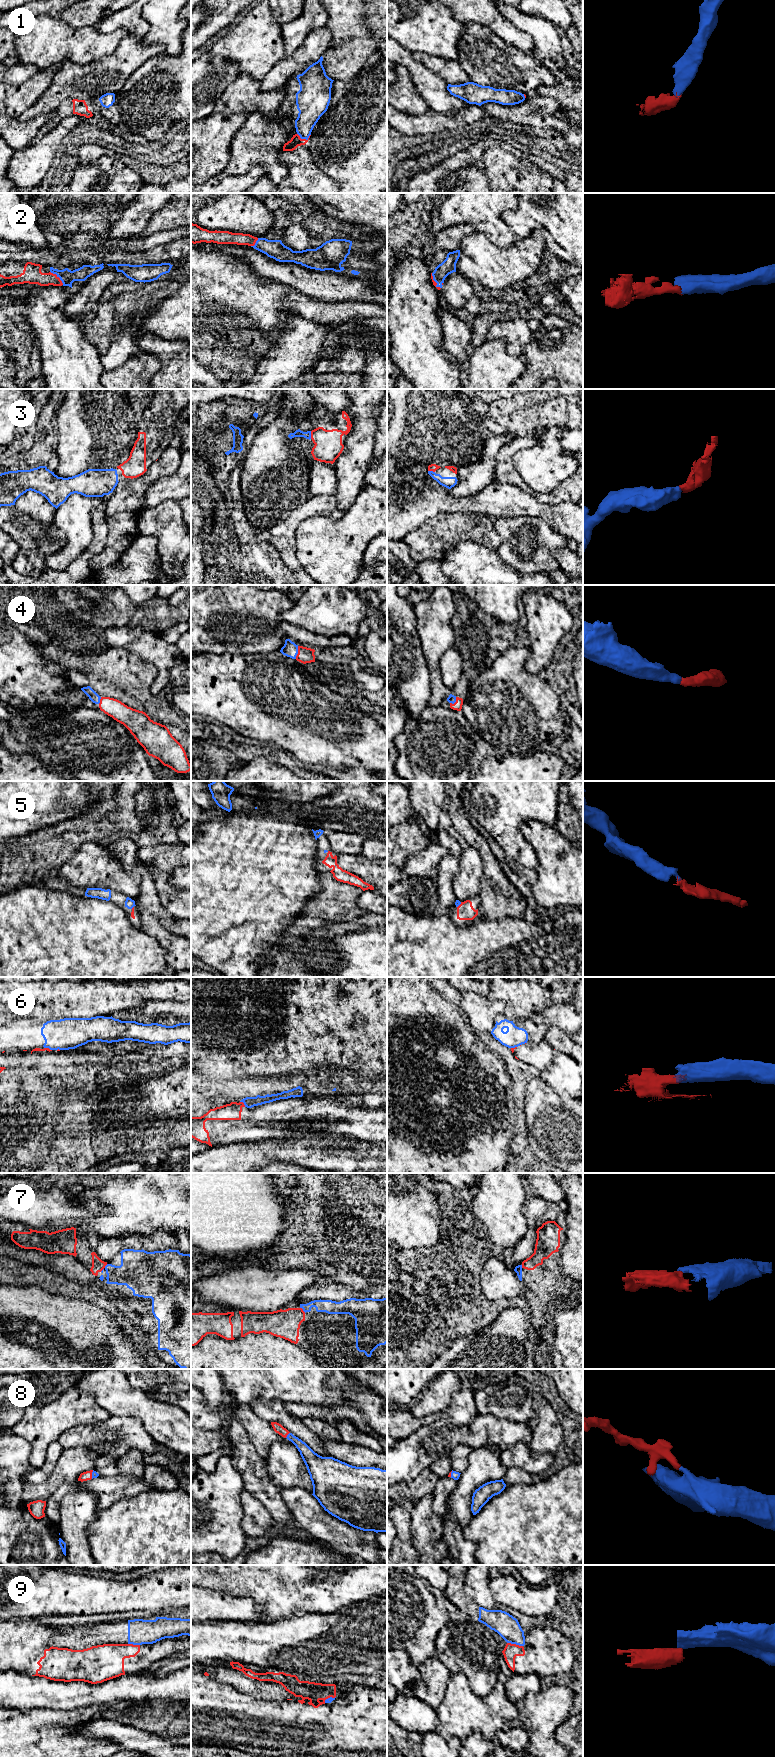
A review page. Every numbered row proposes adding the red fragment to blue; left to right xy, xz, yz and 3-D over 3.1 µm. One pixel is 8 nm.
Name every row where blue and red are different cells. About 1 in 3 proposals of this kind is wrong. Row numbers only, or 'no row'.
6, 9

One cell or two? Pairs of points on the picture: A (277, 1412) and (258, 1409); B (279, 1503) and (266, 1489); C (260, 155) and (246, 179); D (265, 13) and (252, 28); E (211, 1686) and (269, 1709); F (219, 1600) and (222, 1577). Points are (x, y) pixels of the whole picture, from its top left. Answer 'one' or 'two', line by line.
A: one
B: one
C: two
D: one
E: one
F: two

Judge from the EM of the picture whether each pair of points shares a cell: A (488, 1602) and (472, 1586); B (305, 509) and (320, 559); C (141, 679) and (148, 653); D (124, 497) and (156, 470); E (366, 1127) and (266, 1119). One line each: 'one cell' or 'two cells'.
A: one cell
B: two cells
C: two cells
D: one cell
E: one cell

